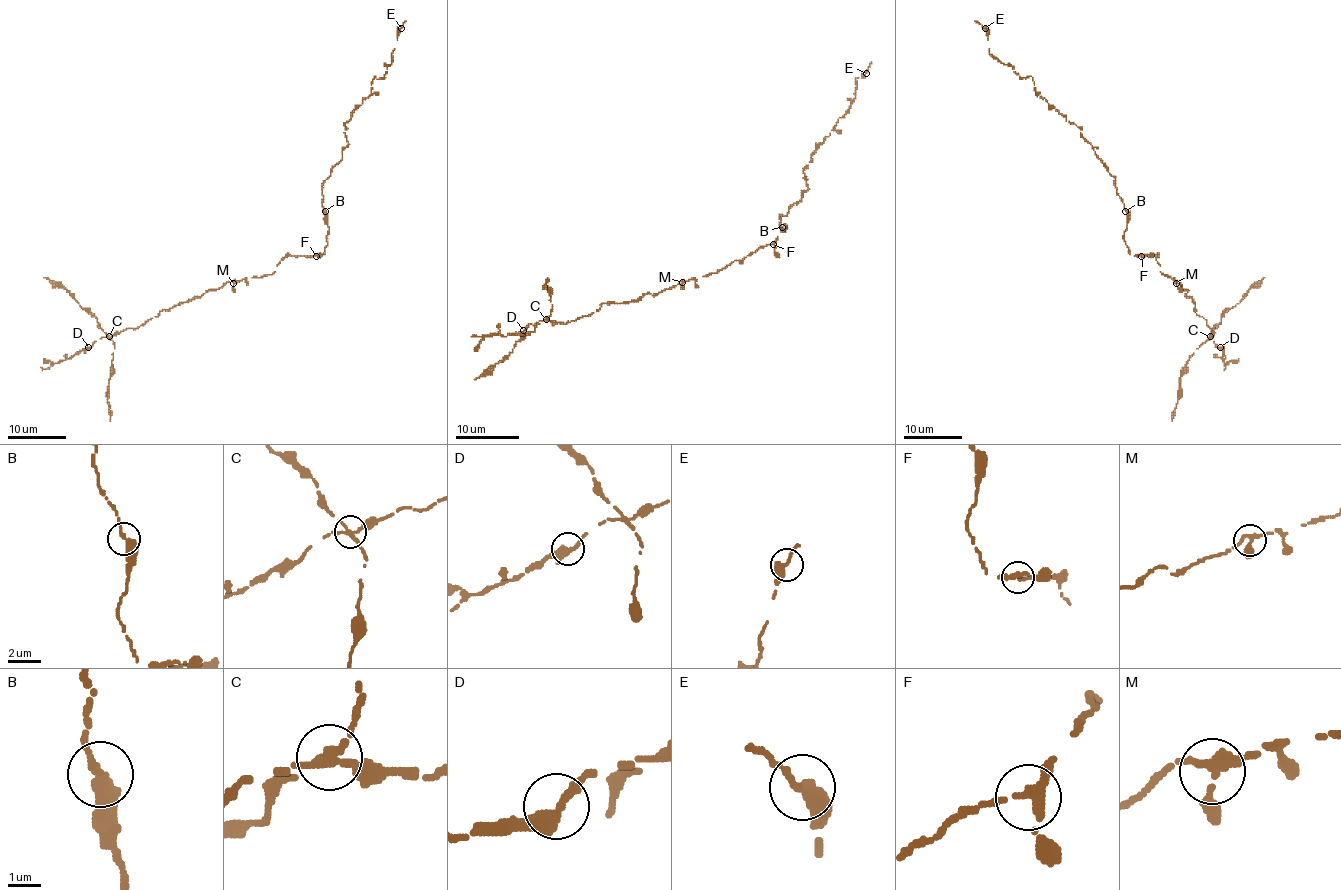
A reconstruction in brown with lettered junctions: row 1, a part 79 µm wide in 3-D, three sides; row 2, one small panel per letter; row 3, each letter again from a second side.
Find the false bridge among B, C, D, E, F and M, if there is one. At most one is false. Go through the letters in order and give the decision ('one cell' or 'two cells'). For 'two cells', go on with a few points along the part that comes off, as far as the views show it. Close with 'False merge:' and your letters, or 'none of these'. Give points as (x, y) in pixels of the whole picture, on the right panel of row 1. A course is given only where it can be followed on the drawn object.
B: one cell
C: two cells; course (1209, 337), (1221, 317), (1264, 277)
D: one cell
E: one cell
F: one cell
M: one cell
False merge: C

